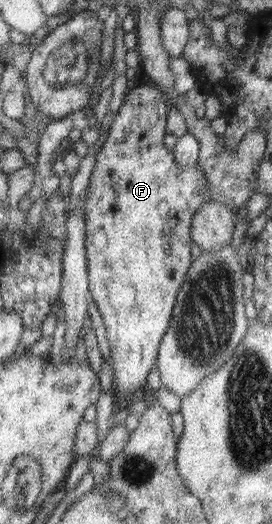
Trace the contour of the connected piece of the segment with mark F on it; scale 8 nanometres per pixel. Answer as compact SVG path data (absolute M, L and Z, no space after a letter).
M139 85L133 88L125 97L123 105L115 115L113 123L108 130L108 137L102 148L96 155L96 165L90 179L86 204L86 223L87 223L87 254L89 259L88 275L90 281L90 292L92 301L98 305L101 312L104 326L106 327L106 337L111 347L111 358L113 359L113 395L119 395L121 399L127 399L135 395L137 391L147 390L147 377L151 369L157 364L159 359L159 349L163 339L166 337L172 327L174 307L178 303L178 295L181 293L183 284L186 282L191 265L194 263L193 247L194 237L192 227L196 214L206 205L204 197L204 188L208 185L208 176L206 171L197 163L197 166L191 168L181 168L175 160L175 152L166 146L166 130L168 129L168 115L170 114L167 107L168 96L156 85Z

